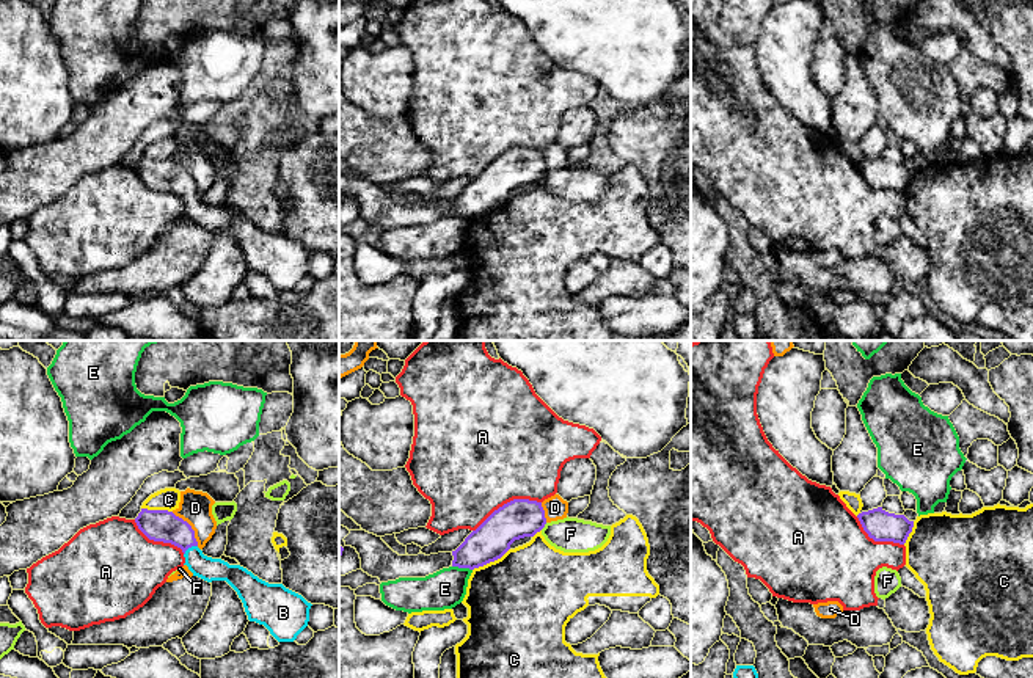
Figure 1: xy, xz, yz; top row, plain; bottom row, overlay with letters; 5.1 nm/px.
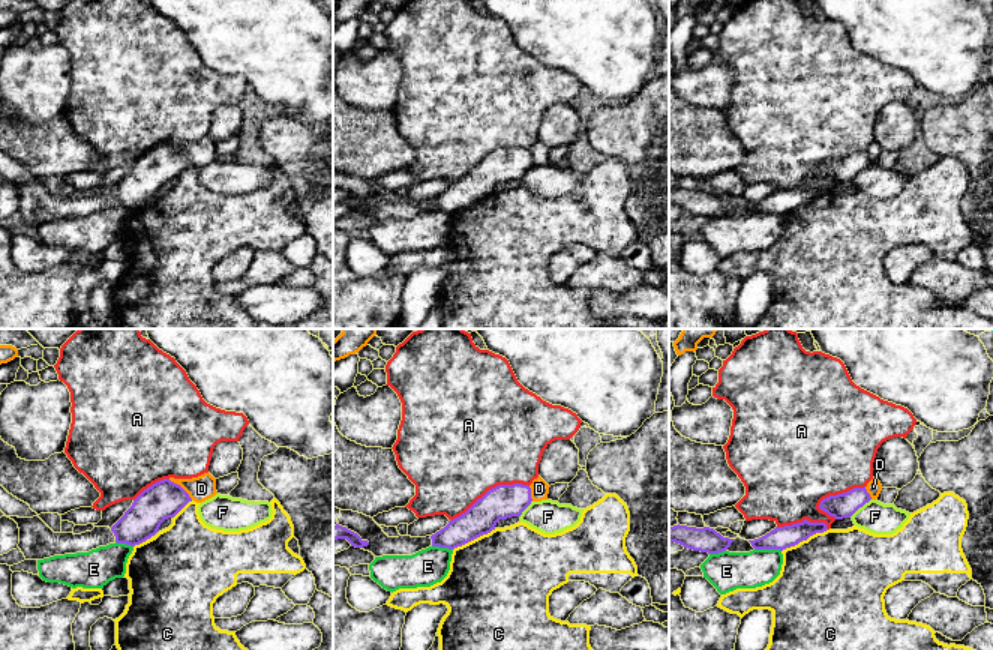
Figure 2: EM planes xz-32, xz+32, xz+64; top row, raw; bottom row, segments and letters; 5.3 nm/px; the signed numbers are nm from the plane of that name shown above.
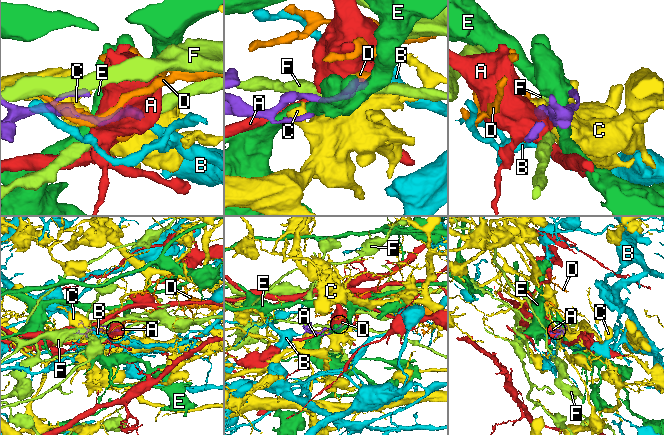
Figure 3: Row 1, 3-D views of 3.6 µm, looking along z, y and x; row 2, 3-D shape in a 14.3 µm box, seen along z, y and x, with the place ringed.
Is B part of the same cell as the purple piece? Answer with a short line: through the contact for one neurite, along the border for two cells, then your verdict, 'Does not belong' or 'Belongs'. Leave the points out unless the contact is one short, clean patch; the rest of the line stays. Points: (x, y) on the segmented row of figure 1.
Line: xy (164, 526), (171, 529), (189, 546), (208, 568). Belongs

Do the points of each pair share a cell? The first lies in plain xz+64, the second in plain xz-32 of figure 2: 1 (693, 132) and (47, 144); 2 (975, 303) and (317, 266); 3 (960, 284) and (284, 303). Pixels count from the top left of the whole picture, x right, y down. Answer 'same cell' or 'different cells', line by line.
1: same cell
2: different cells
3: different cells

